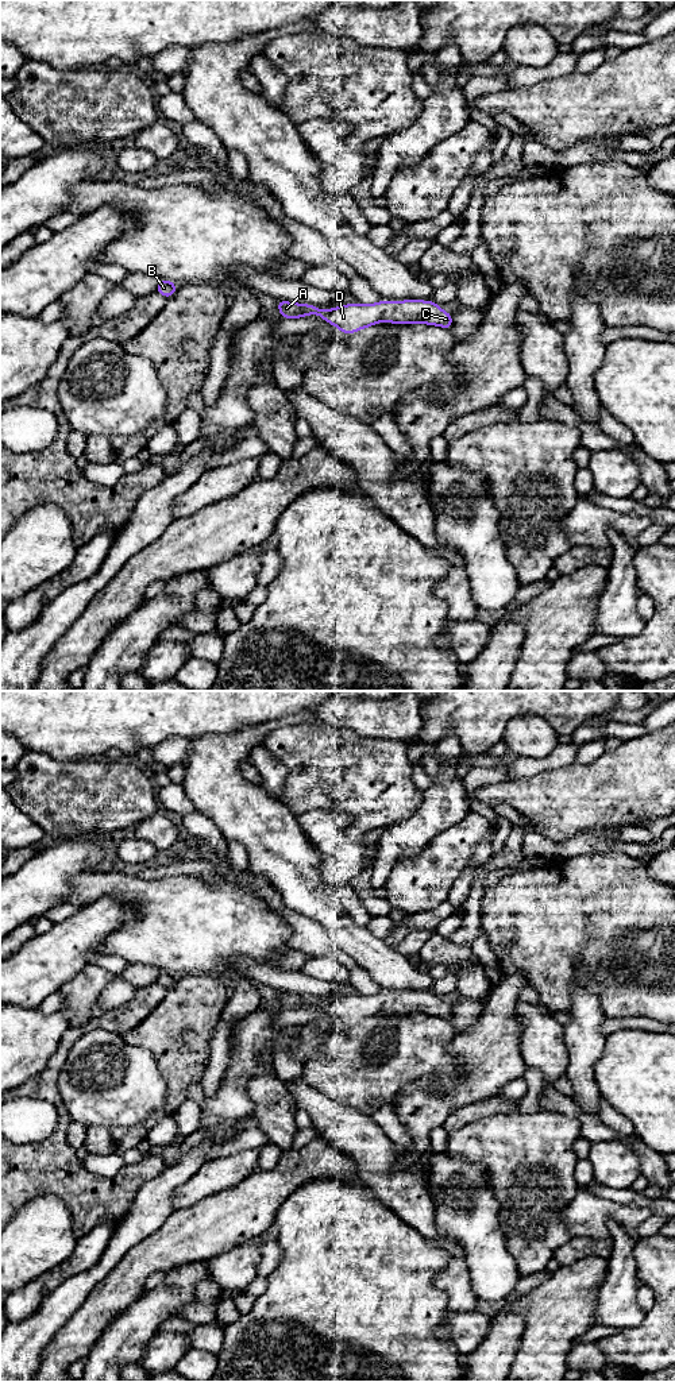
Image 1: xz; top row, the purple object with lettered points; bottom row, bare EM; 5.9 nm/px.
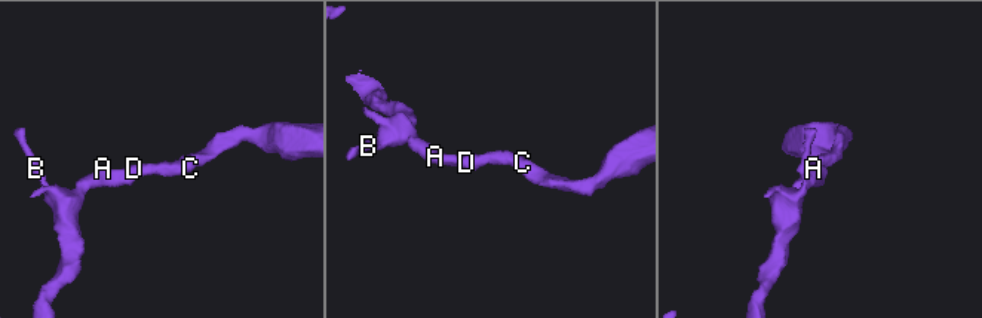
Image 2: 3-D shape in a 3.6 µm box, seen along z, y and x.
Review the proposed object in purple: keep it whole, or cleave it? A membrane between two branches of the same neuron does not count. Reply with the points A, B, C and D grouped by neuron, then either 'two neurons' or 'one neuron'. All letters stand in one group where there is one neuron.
groups A B C D; one neuron

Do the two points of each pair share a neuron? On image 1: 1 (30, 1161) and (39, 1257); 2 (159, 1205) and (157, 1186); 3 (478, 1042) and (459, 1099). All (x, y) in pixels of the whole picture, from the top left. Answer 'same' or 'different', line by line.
1: different
2: same
3: same

